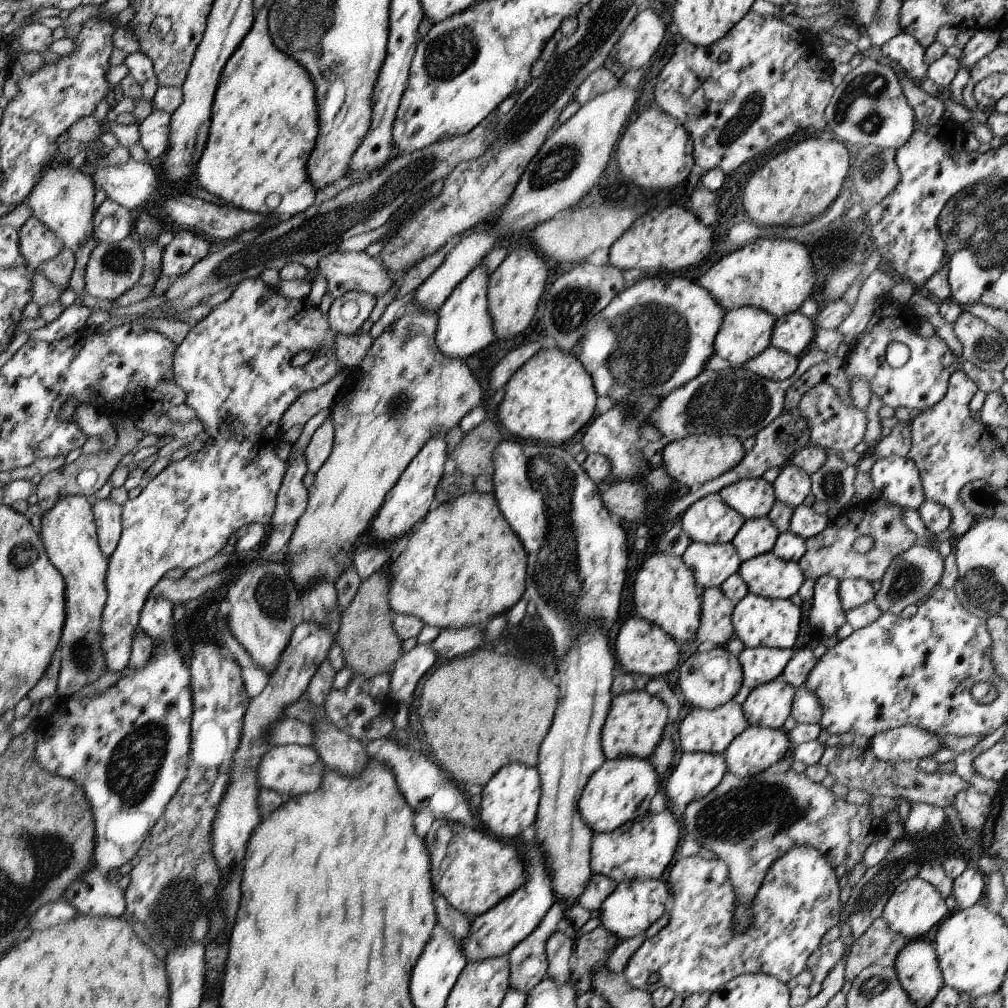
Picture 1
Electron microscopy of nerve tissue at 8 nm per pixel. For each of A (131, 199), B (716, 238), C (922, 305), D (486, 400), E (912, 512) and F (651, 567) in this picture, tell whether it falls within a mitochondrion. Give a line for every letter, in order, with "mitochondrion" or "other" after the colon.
A: other
B: other
C: other
D: other
E: other
F: other

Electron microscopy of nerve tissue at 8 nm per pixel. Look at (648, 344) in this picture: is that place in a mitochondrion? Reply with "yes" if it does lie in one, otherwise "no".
yes

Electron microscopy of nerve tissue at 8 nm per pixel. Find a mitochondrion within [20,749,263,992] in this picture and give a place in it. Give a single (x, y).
(184, 898)

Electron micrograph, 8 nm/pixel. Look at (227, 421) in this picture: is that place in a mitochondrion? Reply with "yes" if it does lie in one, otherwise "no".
no

